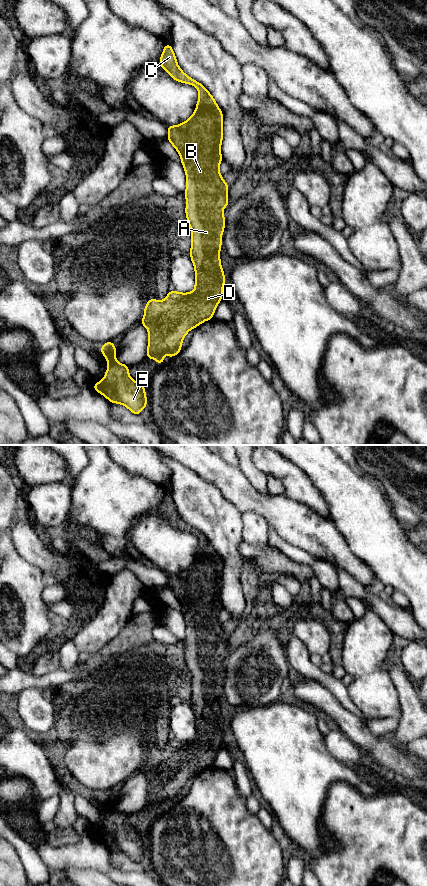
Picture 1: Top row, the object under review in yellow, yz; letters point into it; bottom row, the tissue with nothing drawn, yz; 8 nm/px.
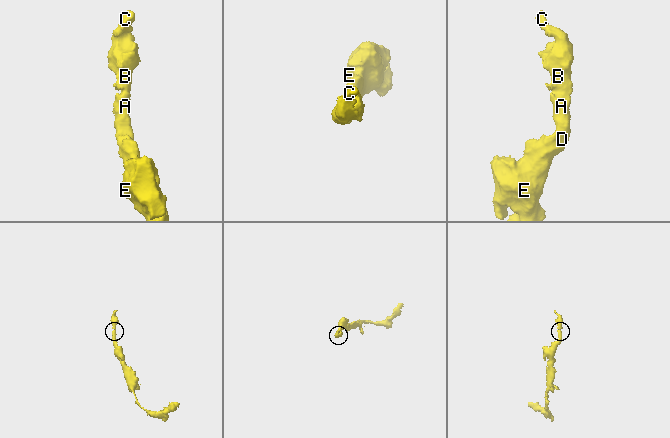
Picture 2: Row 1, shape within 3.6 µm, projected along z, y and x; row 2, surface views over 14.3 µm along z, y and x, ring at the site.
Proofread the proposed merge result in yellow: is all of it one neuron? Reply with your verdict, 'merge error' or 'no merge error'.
no merge error

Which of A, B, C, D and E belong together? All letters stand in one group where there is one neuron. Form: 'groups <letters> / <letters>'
groups A B C D E

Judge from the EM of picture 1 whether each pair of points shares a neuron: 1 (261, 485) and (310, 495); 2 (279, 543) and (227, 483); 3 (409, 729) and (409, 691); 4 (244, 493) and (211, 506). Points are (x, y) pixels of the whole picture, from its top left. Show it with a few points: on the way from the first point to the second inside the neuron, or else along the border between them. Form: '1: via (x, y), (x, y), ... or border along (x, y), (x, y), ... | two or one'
1: border along (252, 456), (254, 464), (266, 475) | two
2: border along (269, 524), (289, 543) | two
3: via (409, 720), (409, 700) | one
4: border along (212, 483), (241, 513) | two

